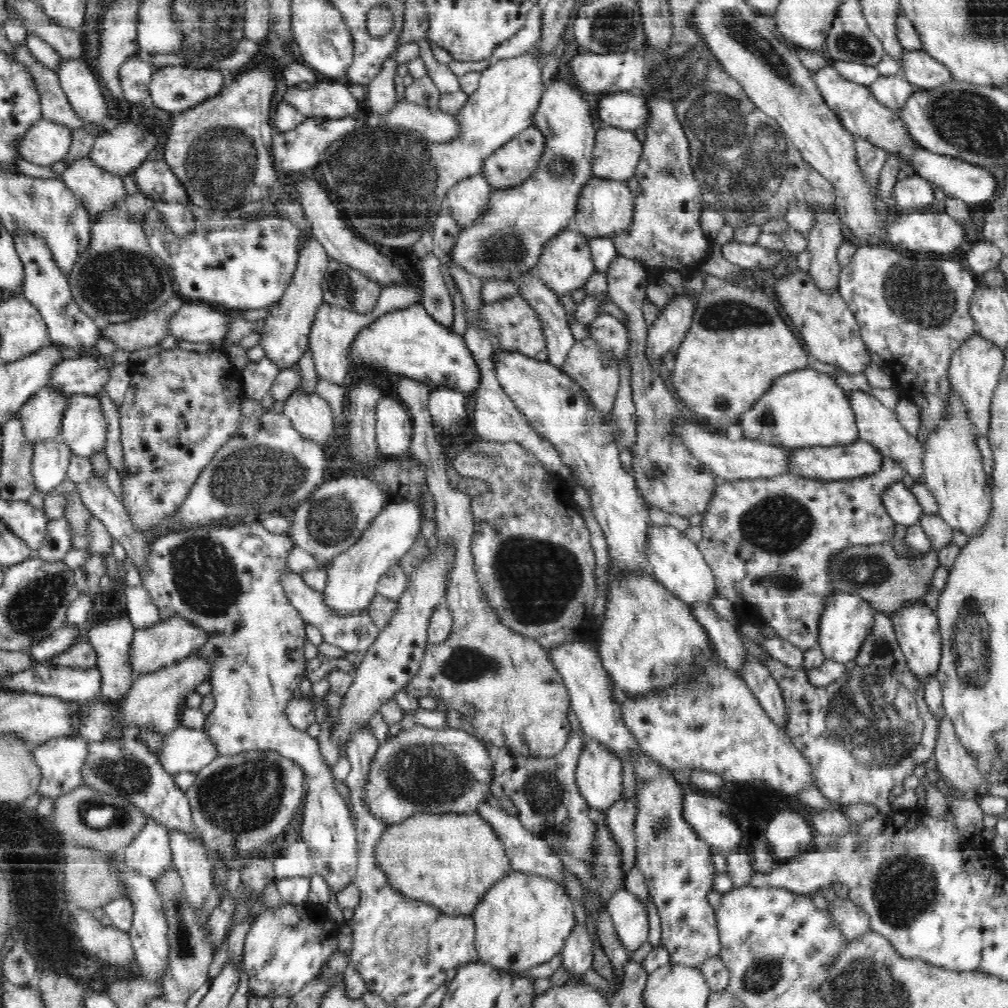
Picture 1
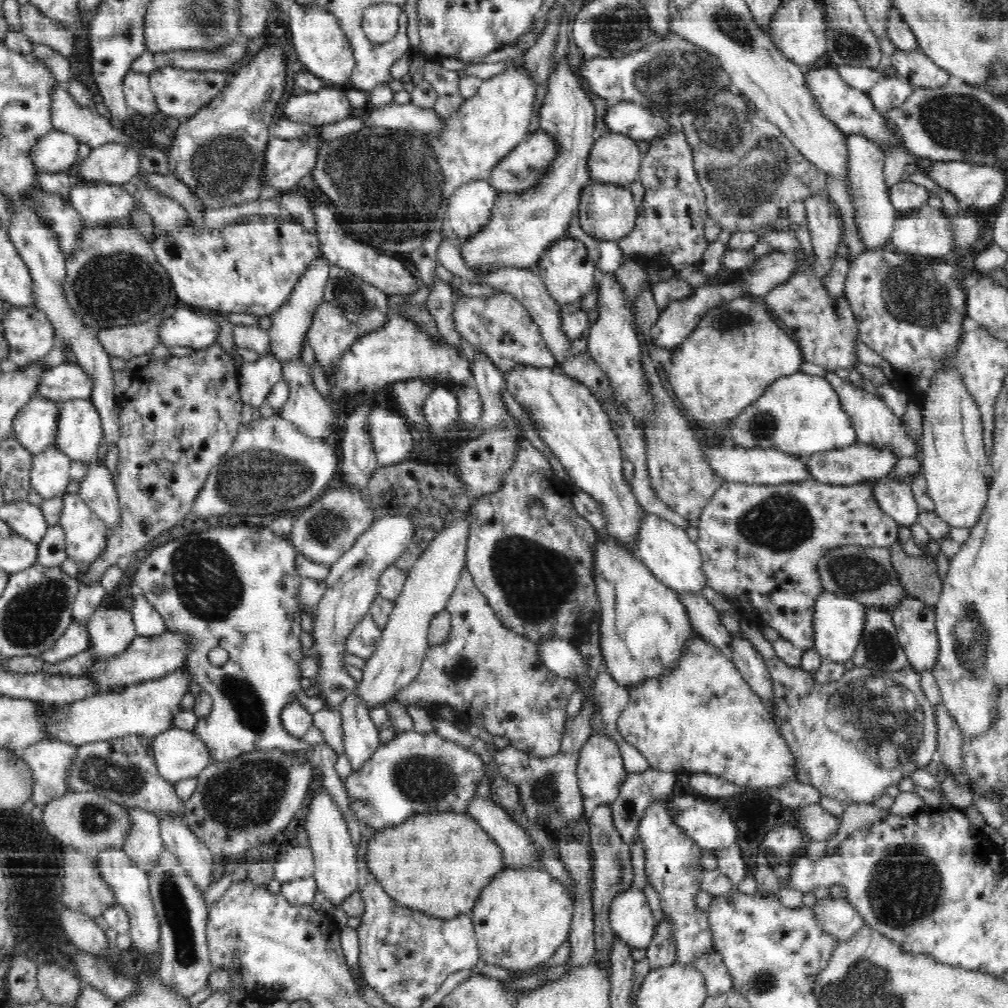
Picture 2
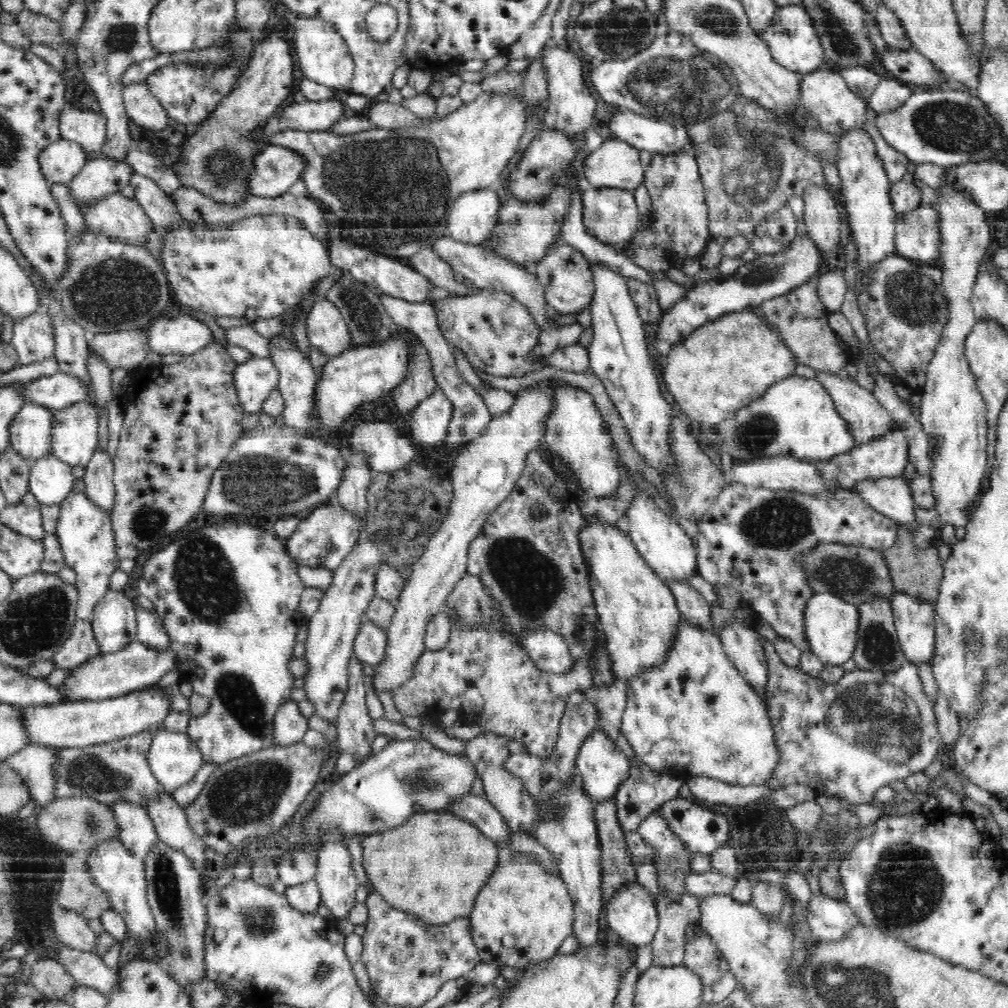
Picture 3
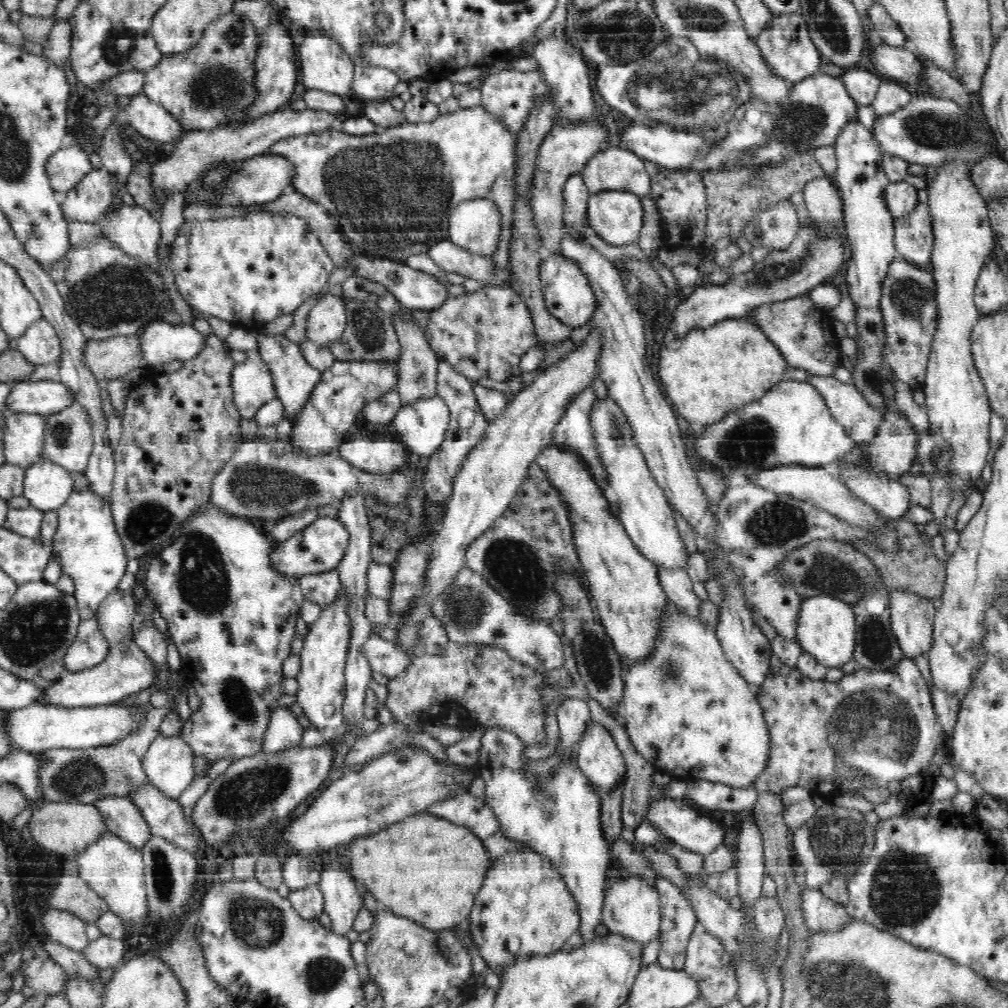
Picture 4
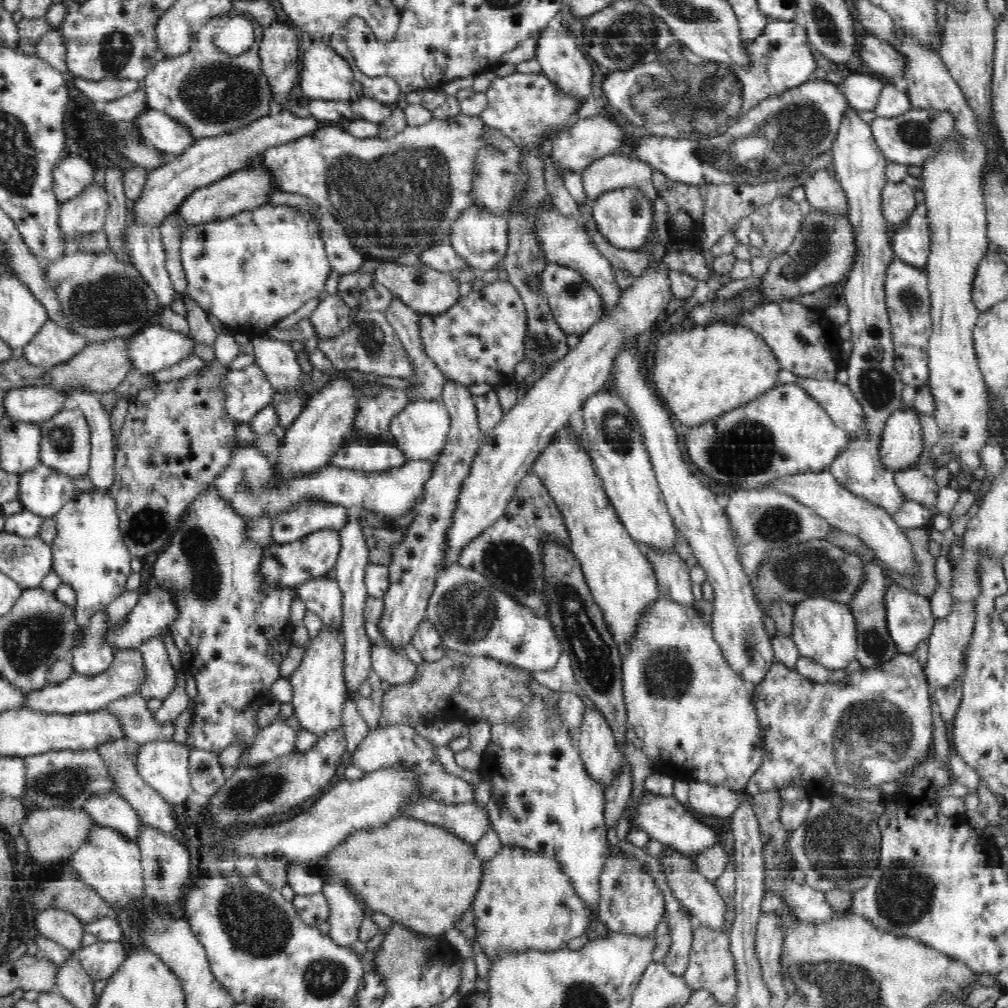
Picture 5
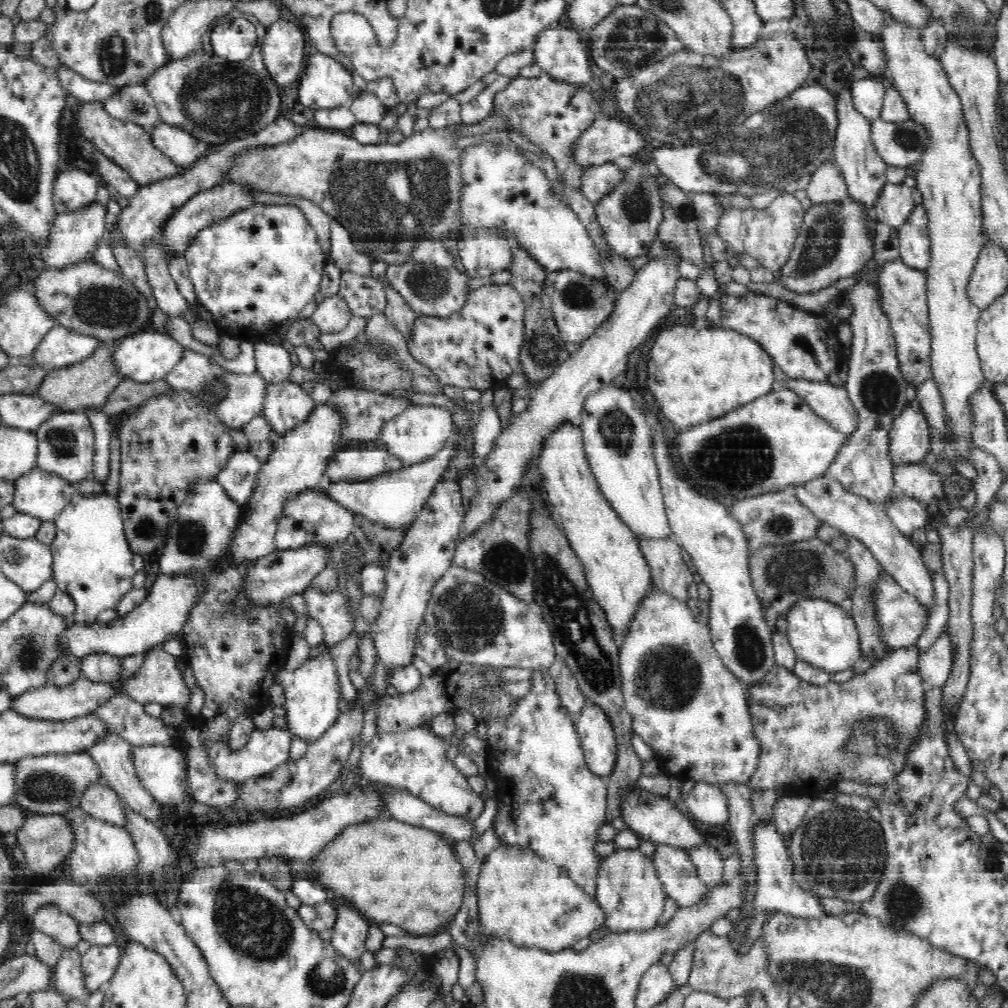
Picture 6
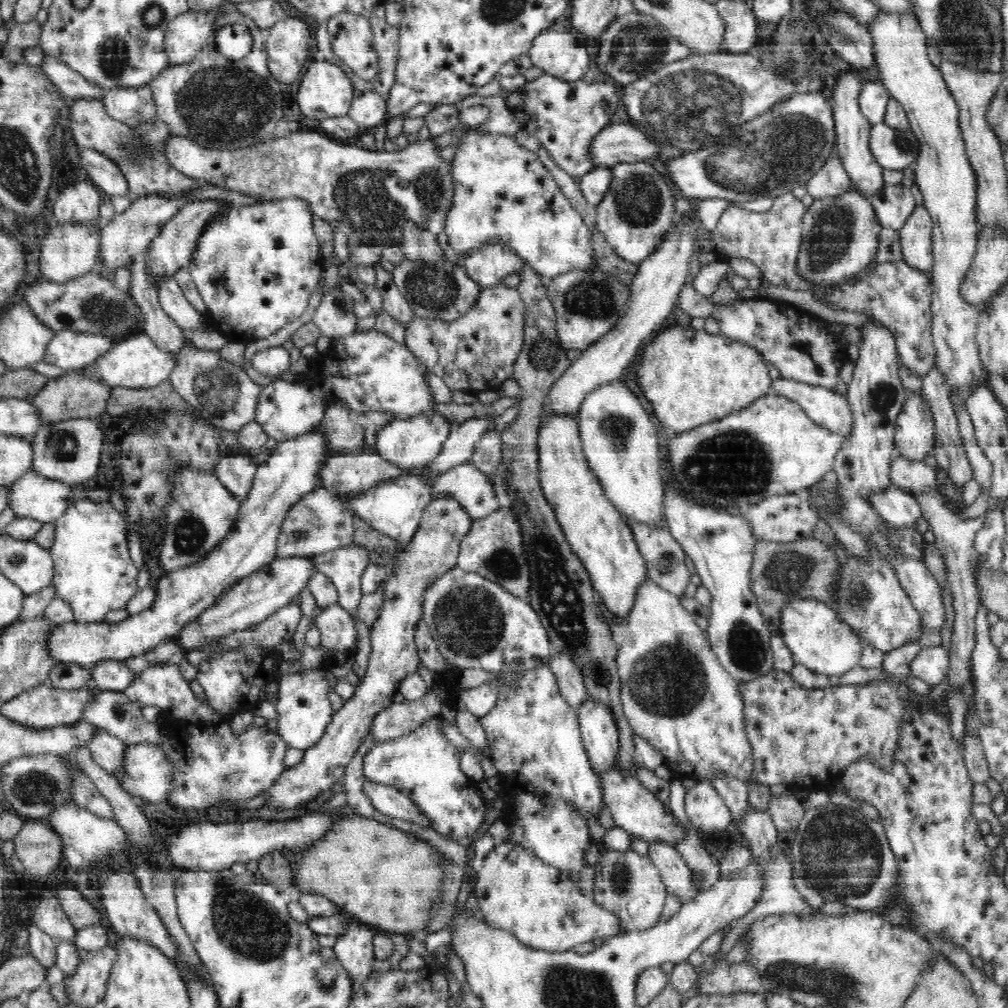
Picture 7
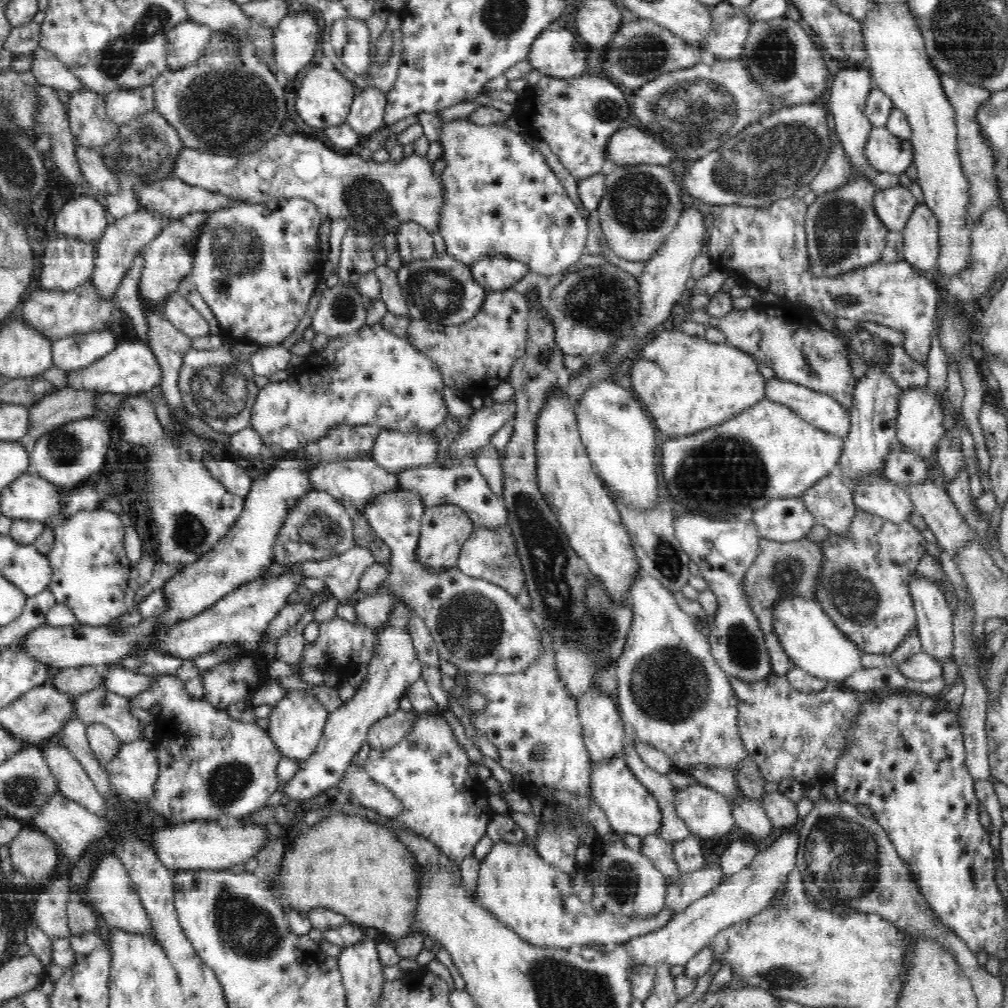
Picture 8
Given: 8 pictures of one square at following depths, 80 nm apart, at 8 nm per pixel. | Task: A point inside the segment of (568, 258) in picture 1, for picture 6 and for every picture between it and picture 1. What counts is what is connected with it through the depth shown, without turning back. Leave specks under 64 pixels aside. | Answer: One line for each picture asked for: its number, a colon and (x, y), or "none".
2: (565, 267)
3: (568, 286)
4: (569, 297)
5: (575, 305)
6: (581, 305)

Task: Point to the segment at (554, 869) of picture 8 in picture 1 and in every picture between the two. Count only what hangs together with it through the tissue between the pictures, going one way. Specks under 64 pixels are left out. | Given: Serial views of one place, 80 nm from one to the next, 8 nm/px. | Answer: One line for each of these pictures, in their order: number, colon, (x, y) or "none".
1: (523, 920)
2: (520, 919)
3: (522, 898)
4: (523, 895)
5: (524, 901)
6: (534, 902)
7: (516, 891)

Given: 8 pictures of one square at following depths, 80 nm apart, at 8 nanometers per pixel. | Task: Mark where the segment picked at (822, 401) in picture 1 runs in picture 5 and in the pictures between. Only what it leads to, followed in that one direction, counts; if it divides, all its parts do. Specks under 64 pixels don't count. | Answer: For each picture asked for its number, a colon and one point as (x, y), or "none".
2: (799, 414)
3: (795, 417)
4: (789, 425)
5: (784, 431)

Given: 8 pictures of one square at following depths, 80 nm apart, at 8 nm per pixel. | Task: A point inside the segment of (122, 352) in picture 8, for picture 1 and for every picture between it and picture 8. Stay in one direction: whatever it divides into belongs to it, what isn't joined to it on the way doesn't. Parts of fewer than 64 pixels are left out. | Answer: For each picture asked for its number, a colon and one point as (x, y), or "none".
1: (194, 321)
2: (192, 328)
3: (187, 335)
4: (161, 342)
5: (155, 348)
6: (149, 355)
7: (135, 362)

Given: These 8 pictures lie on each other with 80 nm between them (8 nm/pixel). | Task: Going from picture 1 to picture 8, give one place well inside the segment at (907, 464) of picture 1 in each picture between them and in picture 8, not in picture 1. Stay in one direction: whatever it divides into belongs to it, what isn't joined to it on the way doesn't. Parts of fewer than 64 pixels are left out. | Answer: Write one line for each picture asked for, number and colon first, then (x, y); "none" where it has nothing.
2: (874, 422)
3: (866, 418)
4: (846, 404)
5: (837, 399)
6: (831, 403)
7: (825, 407)
8: (817, 409)

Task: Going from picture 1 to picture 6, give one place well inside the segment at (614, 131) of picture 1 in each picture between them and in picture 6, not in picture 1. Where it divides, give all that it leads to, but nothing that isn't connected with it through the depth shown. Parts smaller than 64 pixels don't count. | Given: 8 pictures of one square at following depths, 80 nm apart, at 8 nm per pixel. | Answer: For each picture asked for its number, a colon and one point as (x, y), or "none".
2: (615, 159)
3: (615, 163)
4: (615, 168)
5: (613, 172)
6: (596, 181)

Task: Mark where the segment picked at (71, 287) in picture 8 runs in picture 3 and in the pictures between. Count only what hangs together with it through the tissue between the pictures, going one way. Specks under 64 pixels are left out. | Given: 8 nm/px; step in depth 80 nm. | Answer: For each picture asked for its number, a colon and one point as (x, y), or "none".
3: (100, 177)
4: (89, 201)
5: (86, 213)
6: (74, 235)
7: (68, 251)

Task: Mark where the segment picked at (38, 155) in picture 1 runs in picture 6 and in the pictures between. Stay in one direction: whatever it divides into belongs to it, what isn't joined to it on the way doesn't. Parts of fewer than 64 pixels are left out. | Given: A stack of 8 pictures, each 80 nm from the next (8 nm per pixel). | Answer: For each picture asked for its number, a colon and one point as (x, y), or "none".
2: (54, 153)
3: (61, 162)
4: (70, 165)
5: (72, 175)
6: (75, 188)

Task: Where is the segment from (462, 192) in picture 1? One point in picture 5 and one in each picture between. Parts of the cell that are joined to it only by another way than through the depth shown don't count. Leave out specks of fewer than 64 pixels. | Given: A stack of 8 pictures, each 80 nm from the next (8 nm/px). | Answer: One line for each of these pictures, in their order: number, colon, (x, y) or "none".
2: (469, 209)
3: (471, 219)
4: (475, 225)
5: (480, 238)

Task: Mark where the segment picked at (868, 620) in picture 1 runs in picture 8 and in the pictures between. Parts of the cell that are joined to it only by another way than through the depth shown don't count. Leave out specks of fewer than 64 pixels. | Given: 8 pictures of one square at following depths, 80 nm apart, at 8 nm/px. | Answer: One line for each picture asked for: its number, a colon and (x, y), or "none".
2: (837, 622)
3: (831, 624)
4: (826, 630)
5: (824, 631)
6: (823, 635)
7: (817, 639)
8: (808, 637)

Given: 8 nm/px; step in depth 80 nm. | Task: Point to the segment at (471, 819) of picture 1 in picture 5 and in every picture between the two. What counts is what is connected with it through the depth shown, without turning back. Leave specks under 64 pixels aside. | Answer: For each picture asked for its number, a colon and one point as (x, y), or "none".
2: (436, 863)
3: (433, 865)
4: (424, 869)
5: (423, 877)

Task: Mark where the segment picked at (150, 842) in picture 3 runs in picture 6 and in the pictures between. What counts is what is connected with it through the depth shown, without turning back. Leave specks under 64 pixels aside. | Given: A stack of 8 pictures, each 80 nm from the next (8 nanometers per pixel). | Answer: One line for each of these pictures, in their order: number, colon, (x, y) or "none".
4: (123, 818)
5: (111, 810)
6: (100, 801)

